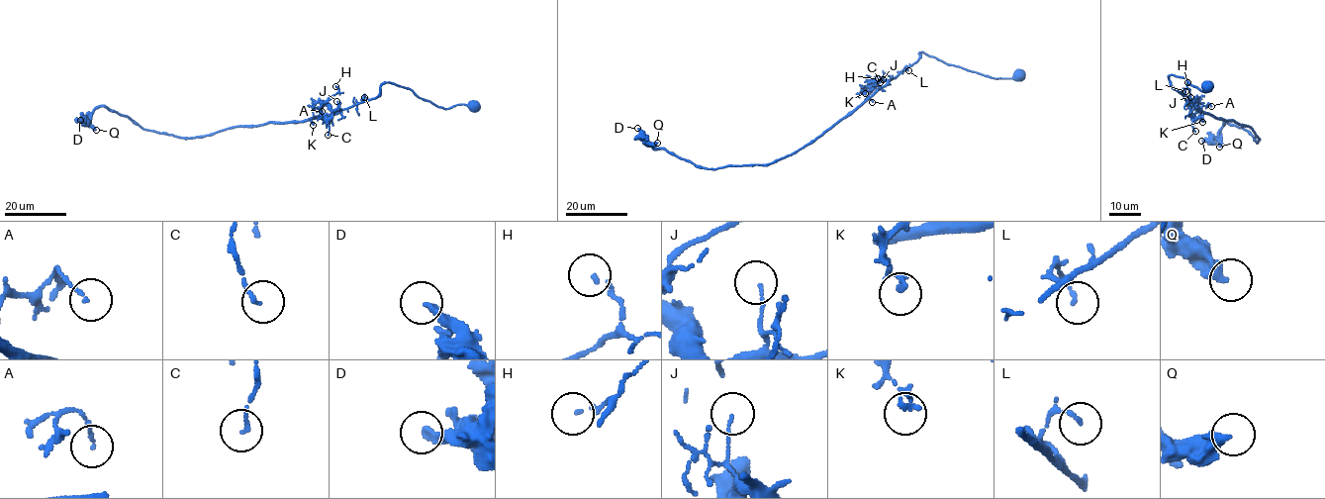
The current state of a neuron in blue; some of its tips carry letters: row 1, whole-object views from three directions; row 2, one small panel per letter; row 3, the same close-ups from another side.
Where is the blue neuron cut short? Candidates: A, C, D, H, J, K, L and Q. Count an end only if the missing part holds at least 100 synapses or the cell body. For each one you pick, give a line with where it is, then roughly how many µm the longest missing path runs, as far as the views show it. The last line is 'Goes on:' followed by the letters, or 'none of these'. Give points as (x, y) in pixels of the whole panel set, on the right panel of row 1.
Goes on: none of these

